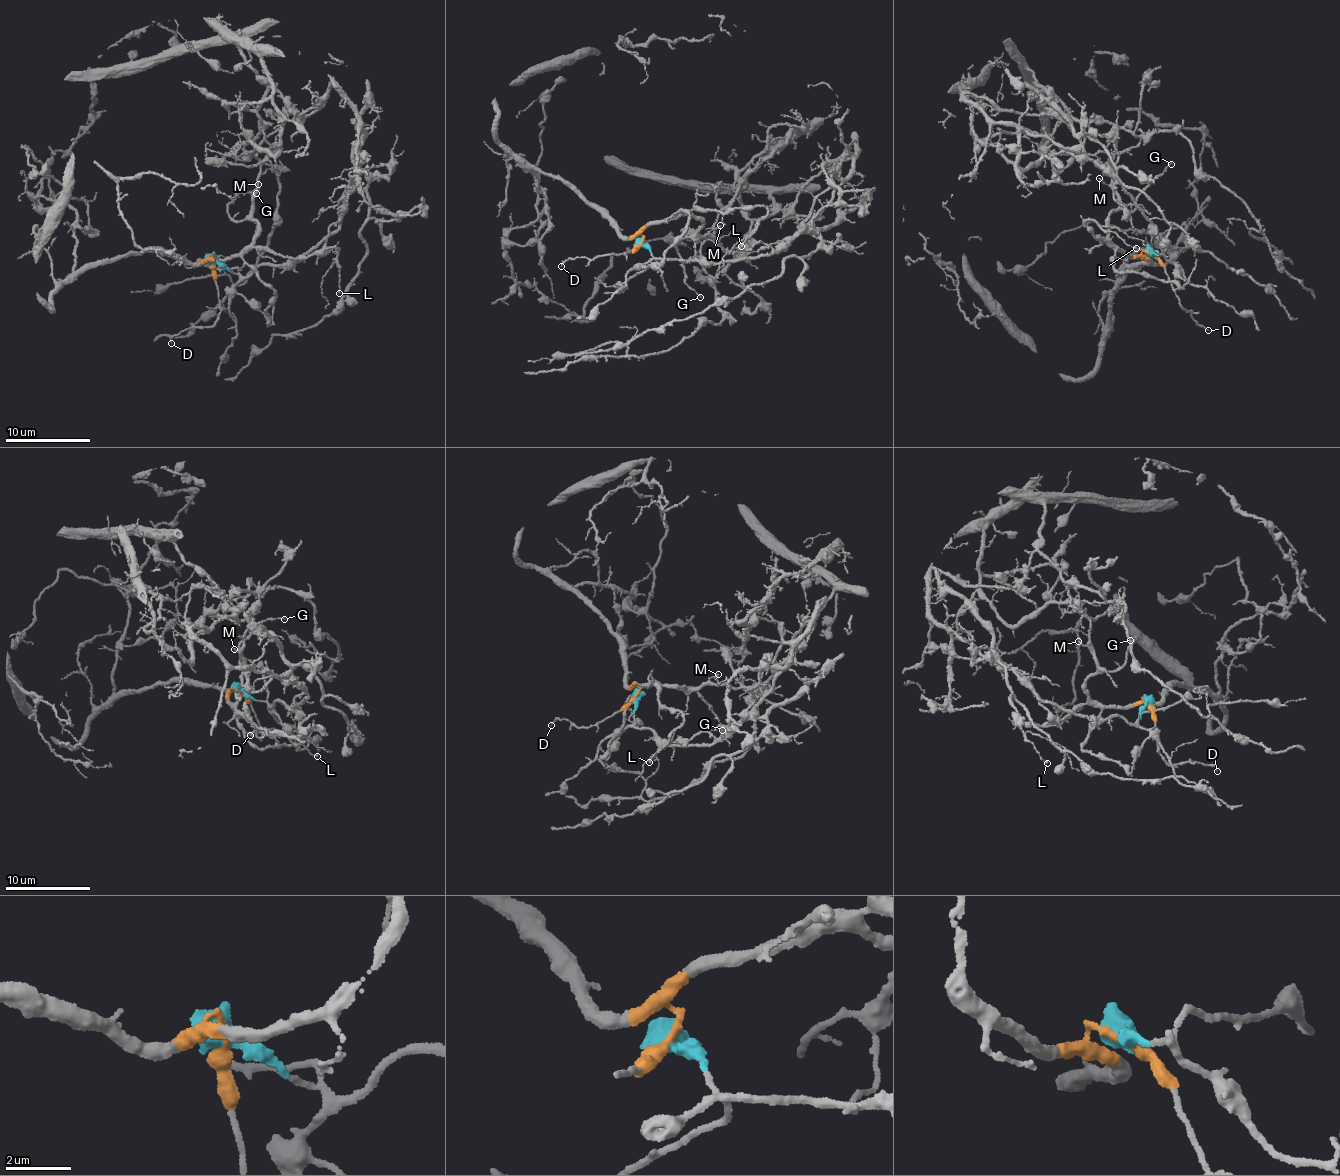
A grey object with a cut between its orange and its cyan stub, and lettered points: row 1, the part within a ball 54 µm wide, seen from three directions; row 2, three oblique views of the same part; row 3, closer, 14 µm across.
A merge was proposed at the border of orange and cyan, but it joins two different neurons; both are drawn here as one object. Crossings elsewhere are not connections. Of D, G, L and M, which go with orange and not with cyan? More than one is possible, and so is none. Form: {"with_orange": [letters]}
{"with_orange": ["D", "G", "L", "M"]}

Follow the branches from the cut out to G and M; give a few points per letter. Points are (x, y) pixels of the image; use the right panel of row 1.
G: (1149, 252), (1133, 258), (1111, 241), (1107, 215), (1119, 209), (1129, 212), (1135, 199), (1172, 163)
M: (1149, 252), (1133, 258), (1111, 241), (1109, 213), (1118, 207), (1118, 193), (1098, 179)

